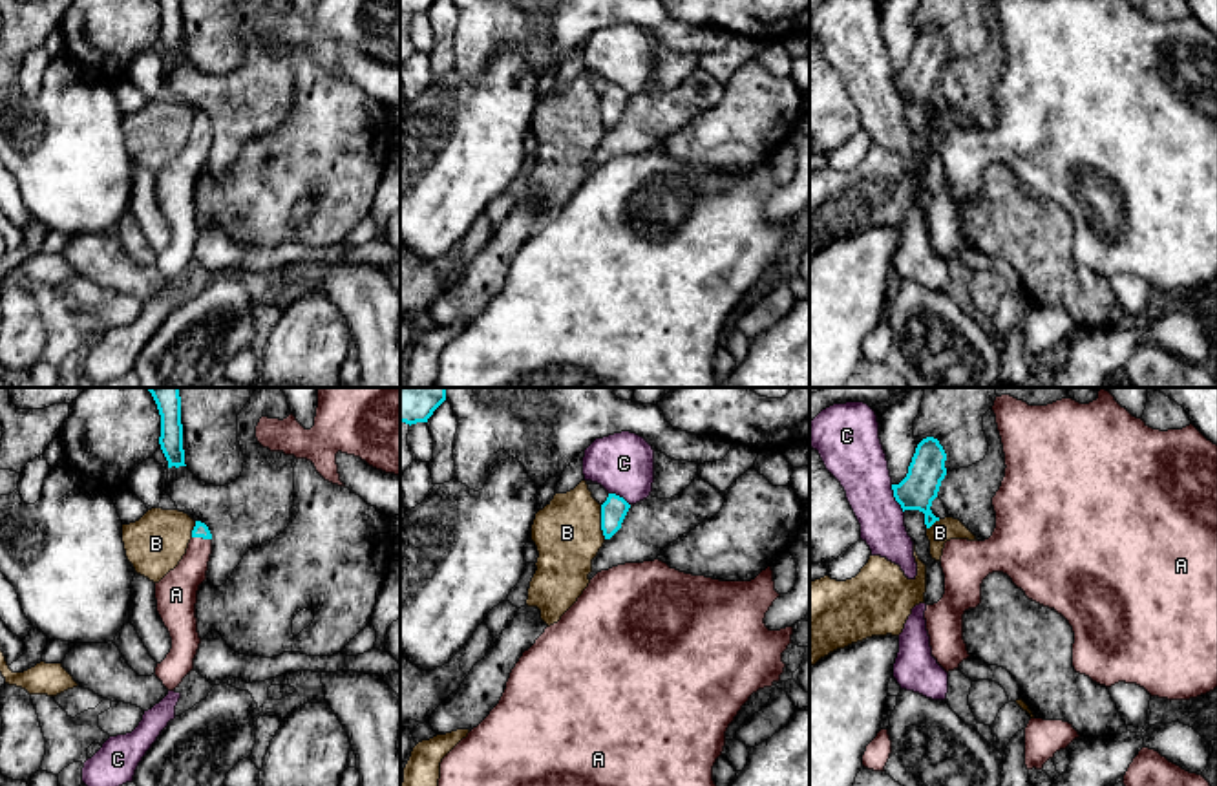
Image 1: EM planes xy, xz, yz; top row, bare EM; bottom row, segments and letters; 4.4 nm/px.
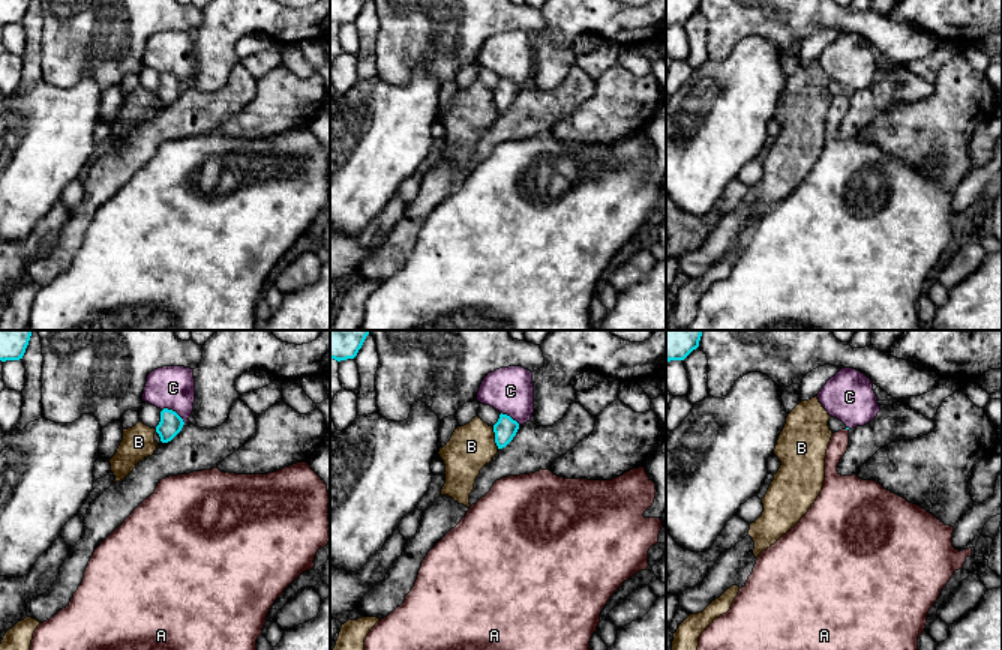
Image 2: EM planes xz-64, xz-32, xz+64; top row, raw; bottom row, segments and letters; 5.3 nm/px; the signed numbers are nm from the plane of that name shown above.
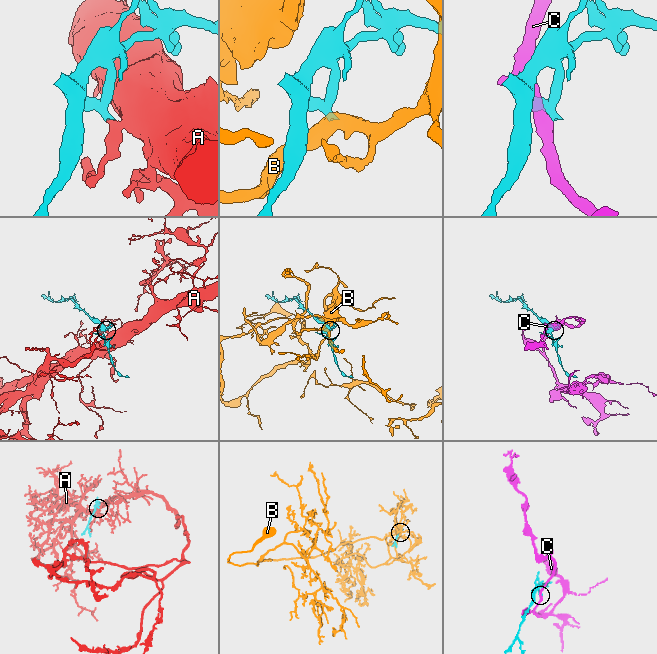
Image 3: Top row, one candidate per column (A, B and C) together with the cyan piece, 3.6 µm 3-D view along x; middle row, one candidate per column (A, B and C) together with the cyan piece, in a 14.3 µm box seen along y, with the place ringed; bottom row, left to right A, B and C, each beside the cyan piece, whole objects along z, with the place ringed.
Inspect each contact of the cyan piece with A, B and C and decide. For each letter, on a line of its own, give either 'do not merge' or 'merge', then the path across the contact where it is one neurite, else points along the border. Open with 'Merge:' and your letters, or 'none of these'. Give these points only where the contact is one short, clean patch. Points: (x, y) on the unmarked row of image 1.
Merge: A
A: merge; runs through xy (200, 121), (201, 127), (192, 161), (179, 178)
B: do not merge; border along xz (600, 95), (600, 119), (605, 128)
C: do not merge

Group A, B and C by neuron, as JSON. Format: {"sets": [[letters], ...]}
{"sets": [["A"], ["B"], ["C"]]}

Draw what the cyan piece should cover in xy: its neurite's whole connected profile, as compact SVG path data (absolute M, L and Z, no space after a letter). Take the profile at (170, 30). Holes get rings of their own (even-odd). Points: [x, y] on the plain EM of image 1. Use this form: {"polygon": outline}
{"polygon": "M159 0L159 5L161 5L159 35L168 51L168 58L186 57L183 40L181 0Z"}

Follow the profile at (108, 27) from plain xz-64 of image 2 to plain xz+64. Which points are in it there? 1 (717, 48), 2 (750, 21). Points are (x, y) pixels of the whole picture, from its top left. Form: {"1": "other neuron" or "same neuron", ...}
{"1": "same neuron", "2": "same neuron"}

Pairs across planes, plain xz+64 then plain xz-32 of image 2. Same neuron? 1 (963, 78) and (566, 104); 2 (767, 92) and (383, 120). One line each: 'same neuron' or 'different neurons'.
1: different neurons
2: same neuron

